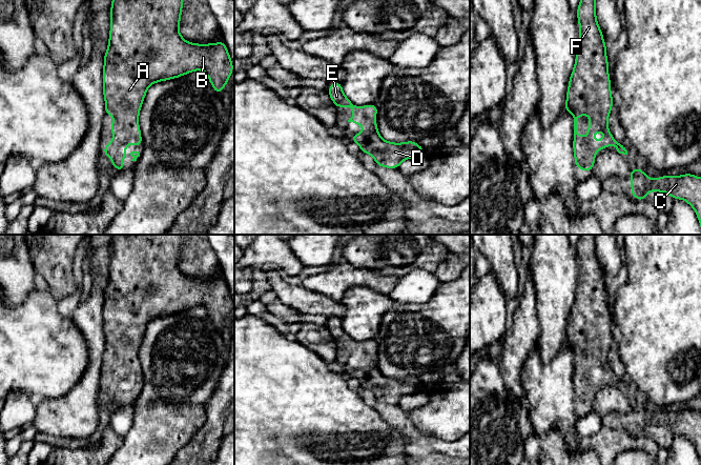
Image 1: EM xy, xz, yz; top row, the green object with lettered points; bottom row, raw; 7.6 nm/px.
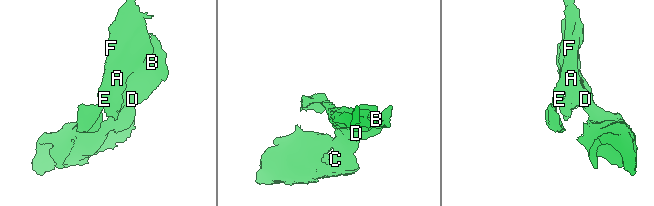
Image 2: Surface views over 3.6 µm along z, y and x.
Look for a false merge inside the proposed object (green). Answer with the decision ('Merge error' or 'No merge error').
No merge error

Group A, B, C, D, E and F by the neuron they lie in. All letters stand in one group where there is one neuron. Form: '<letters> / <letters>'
A B C D E F

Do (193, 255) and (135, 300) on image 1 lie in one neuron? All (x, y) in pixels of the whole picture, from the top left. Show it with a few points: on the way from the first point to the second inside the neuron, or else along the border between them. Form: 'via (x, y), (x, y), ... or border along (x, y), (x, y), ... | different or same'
border along (181, 245), (179, 269), (185, 276), (200, 280) | different

